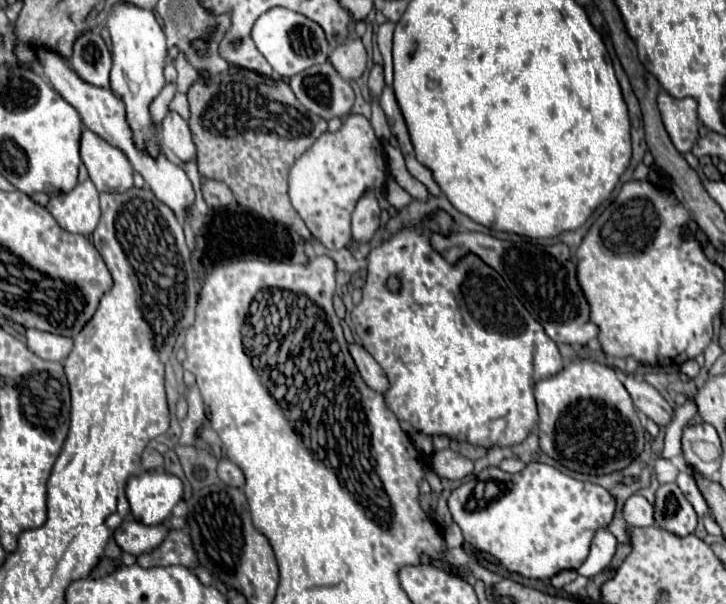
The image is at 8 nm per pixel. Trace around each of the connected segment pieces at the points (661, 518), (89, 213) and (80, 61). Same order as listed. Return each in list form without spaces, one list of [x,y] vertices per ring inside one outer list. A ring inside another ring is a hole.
[[[676,483],[660,485],[654,501],[654,525],[676,535],[692,535],[698,525],[698,515],[692,511],[692,505],[682,495]]]
[[[86,179],[70,193],[54,195],[46,209],[62,229],[80,235],[92,235],[100,219],[100,197],[94,183]]]
[[[88,31],[74,43],[74,55],[70,59],[70,65],[82,81],[110,89],[112,55],[98,31]]]

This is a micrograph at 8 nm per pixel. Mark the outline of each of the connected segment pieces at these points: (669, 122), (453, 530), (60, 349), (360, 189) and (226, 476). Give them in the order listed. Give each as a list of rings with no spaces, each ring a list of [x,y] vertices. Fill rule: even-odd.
[[[666,91],[658,95],[658,109],[664,121],[664,127],[680,153],[692,149],[698,139],[698,117],[696,117],[696,101],[692,97],[674,99]]]
[[[452,523],[448,529],[446,529],[446,547],[448,549],[452,549],[452,547],[462,547],[462,543],[464,543],[464,537],[462,537],[462,531],[460,531],[460,527],[456,525],[456,523]]]
[[[28,329],[26,341],[28,341],[30,351],[46,361],[62,361],[72,351],[72,339],[38,331],[38,329]]]
[[[348,115],[336,133],[326,131],[290,169],[290,201],[306,227],[326,249],[342,249],[352,241],[350,215],[358,199],[374,191],[380,207],[390,207],[382,185],[386,181],[384,147],[364,115]]]
[[[220,459],[218,463],[218,477],[232,487],[242,489],[244,487],[244,473],[238,465],[234,465],[230,459]]]

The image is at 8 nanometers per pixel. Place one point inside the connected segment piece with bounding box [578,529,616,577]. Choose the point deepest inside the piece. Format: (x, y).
(603, 546)

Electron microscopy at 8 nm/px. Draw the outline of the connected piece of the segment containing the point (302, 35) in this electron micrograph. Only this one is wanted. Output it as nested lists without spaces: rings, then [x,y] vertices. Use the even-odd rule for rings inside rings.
[[[274,7],[274,9],[266,11],[254,23],[254,29],[252,29],[250,37],[256,43],[258,51],[264,55],[264,59],[272,65],[272,69],[284,79],[288,79],[292,75],[298,75],[300,71],[312,67],[312,65],[324,63],[330,55],[330,45],[324,37],[322,27],[318,23],[310,21],[308,17],[304,17],[296,11],[284,9],[284,7]]]

